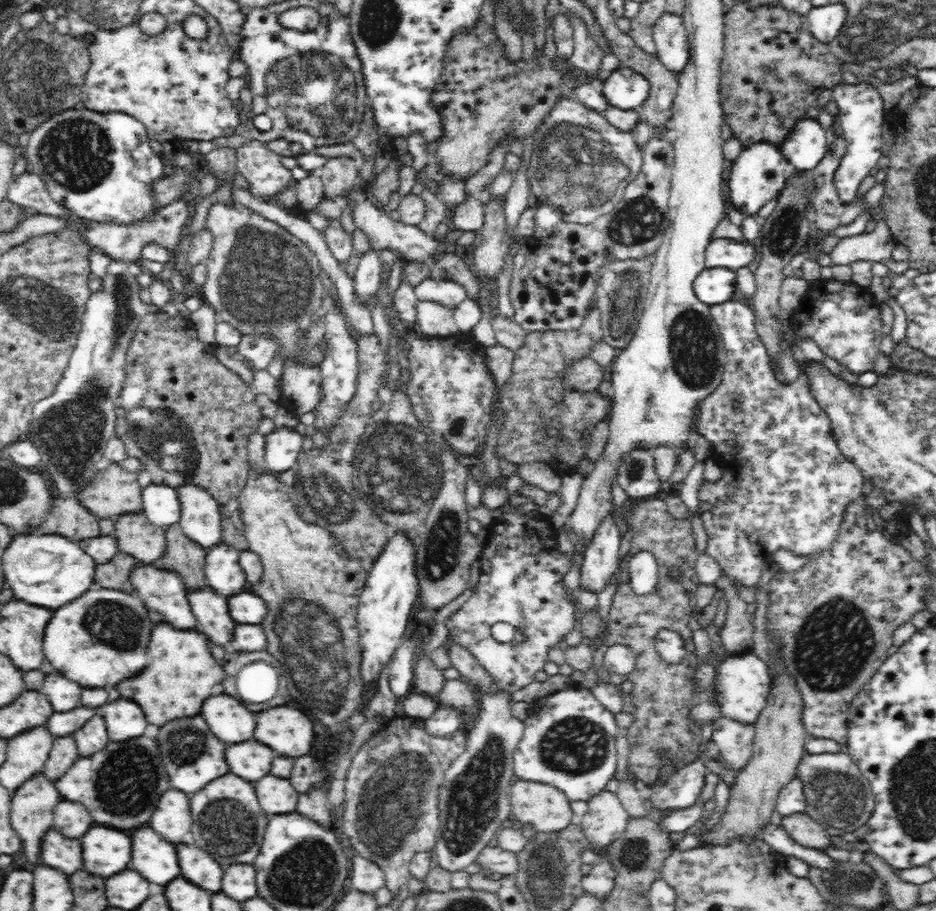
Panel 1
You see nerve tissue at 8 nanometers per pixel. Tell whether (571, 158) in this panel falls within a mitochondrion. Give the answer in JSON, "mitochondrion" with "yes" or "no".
{"mitochondrion":"yes"}

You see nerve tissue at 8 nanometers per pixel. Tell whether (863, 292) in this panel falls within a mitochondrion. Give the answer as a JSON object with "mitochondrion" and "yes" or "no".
{"mitochondrion":"no"}

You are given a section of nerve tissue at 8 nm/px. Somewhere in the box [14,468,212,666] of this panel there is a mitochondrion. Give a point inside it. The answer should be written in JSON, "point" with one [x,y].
{"point":[116,624]}

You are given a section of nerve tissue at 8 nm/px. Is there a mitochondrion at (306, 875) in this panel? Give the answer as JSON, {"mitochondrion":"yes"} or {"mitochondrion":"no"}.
{"mitochondrion":"yes"}

